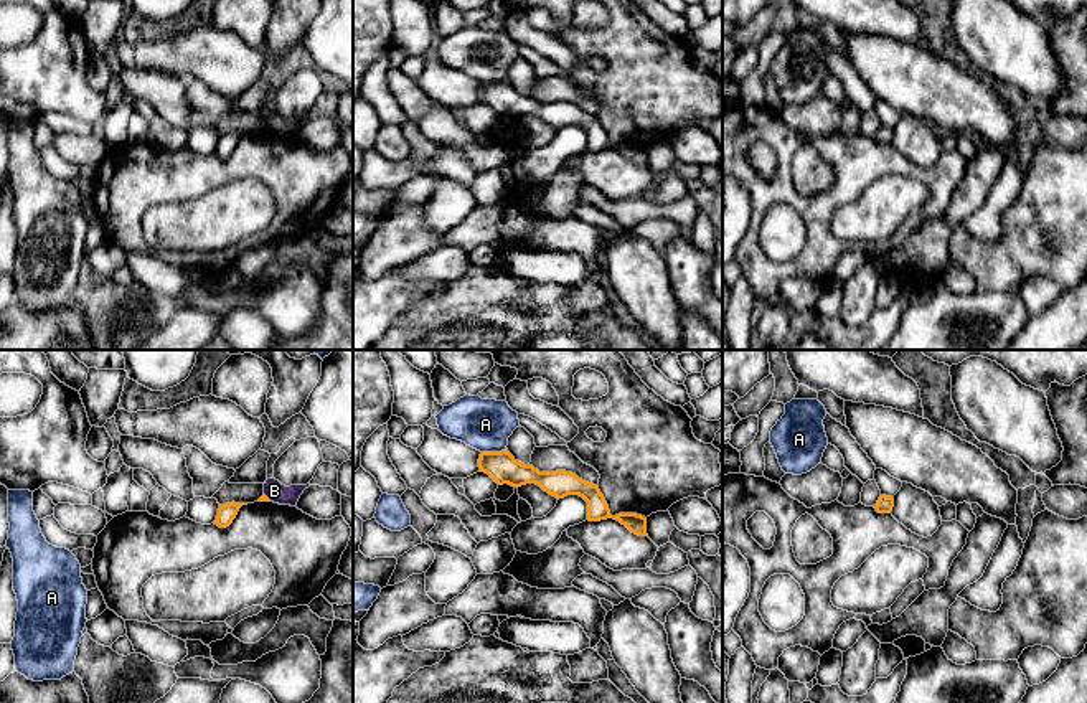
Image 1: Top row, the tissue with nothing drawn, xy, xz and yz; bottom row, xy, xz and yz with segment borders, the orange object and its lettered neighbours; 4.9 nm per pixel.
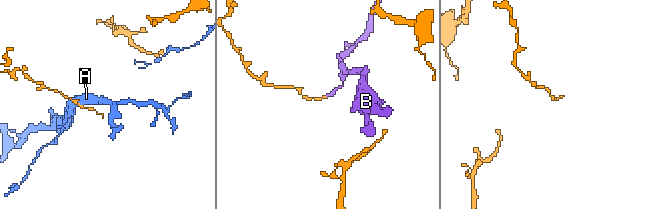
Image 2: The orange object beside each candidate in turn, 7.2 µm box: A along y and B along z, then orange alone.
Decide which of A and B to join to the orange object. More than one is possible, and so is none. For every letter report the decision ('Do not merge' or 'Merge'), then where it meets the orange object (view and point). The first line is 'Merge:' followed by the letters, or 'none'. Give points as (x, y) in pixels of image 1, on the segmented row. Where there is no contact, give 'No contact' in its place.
Merge: none
A: Do not merge. Touches orange at xz (492, 452)
B: Do not merge. Touches orange at xy (266, 497)

